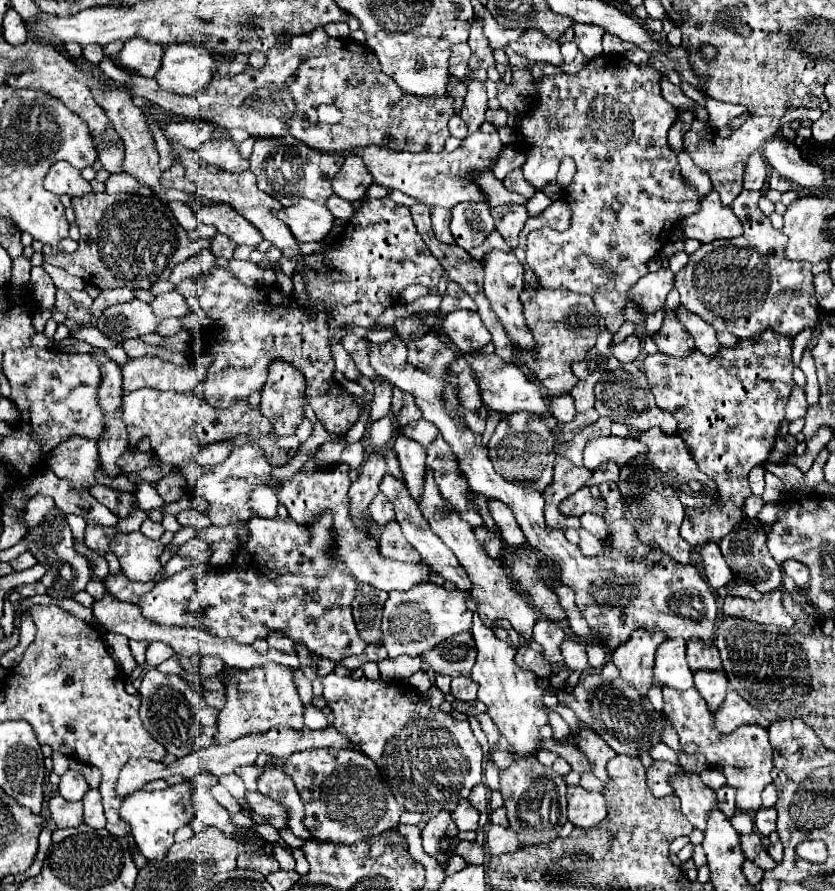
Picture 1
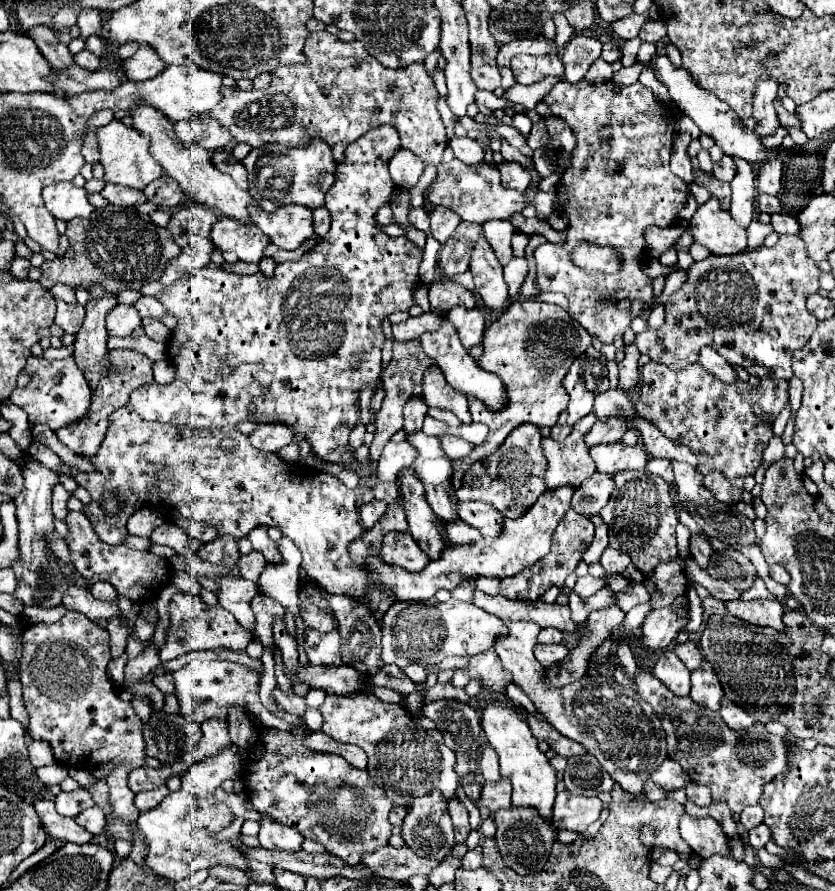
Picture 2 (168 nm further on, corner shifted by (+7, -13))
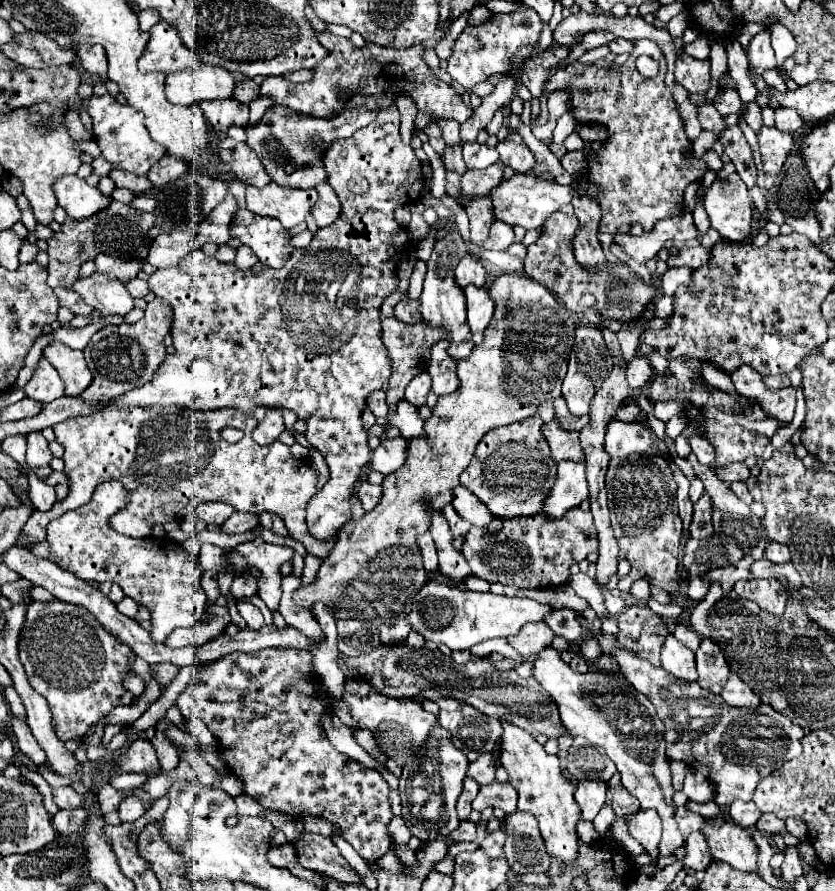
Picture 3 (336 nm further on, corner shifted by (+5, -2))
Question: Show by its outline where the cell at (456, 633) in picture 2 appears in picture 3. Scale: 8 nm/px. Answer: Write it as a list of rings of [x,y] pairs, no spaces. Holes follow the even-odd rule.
[[[428,581],[412,601],[408,623],[412,629],[420,631],[426,641],[444,643],[452,651],[462,651],[492,637],[514,635],[526,623],[544,621],[548,613],[552,613],[550,605],[542,605],[532,599],[504,597],[504,595],[492,595],[492,593],[474,593],[474,591],[456,589],[456,587],[438,583],[438,581]]]

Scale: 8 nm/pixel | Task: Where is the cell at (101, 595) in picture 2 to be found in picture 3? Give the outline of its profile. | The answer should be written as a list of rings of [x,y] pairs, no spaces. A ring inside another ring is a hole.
[[[102,583],[102,585],[100,585],[100,591],[102,591],[112,603],[120,603],[120,601],[124,599],[124,591],[122,591],[118,585],[114,585],[114,583]]]

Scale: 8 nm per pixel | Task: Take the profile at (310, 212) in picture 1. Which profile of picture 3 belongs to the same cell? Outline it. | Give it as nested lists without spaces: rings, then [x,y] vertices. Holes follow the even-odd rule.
[[[270,183],[262,189],[258,187],[246,189],[248,209],[252,213],[278,219],[286,229],[292,229],[294,225],[302,223],[316,201],[318,201],[316,189],[282,187],[276,183]]]

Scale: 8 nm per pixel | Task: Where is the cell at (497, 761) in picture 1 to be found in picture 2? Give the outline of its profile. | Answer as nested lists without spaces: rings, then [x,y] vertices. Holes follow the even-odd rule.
[[[500,778],[496,782],[484,780],[478,806],[486,806],[486,808],[490,808],[490,812],[496,812],[500,808],[510,806],[510,796],[512,796],[512,784],[508,778]]]

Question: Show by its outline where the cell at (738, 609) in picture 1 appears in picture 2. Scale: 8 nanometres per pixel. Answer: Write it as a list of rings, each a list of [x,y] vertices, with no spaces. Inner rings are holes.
[[[732,600],[732,602],[724,602],[726,610],[748,622],[754,626],[770,626],[770,628],[784,628],[782,624],[782,616],[784,616],[784,608],[778,600],[752,600],[752,602],[742,602],[742,600]]]

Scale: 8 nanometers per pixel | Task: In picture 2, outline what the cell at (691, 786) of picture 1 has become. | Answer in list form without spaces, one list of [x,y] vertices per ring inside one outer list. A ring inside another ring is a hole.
[[[682,814],[680,836],[692,848],[692,852],[700,858],[708,858],[712,854],[730,856],[726,836],[722,834],[722,828],[712,816],[696,818],[690,814]]]

